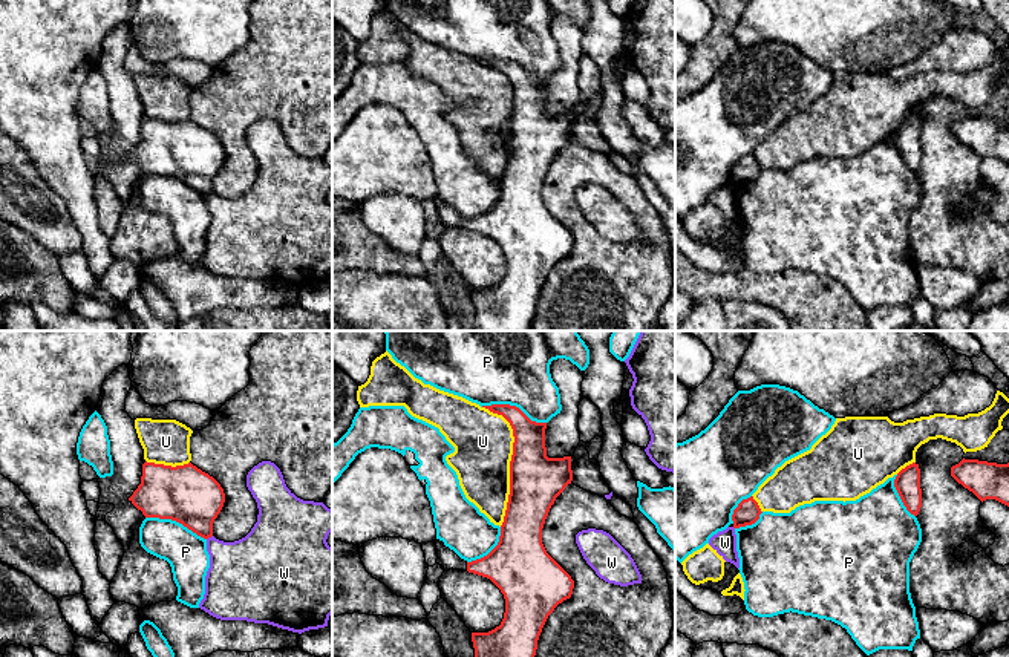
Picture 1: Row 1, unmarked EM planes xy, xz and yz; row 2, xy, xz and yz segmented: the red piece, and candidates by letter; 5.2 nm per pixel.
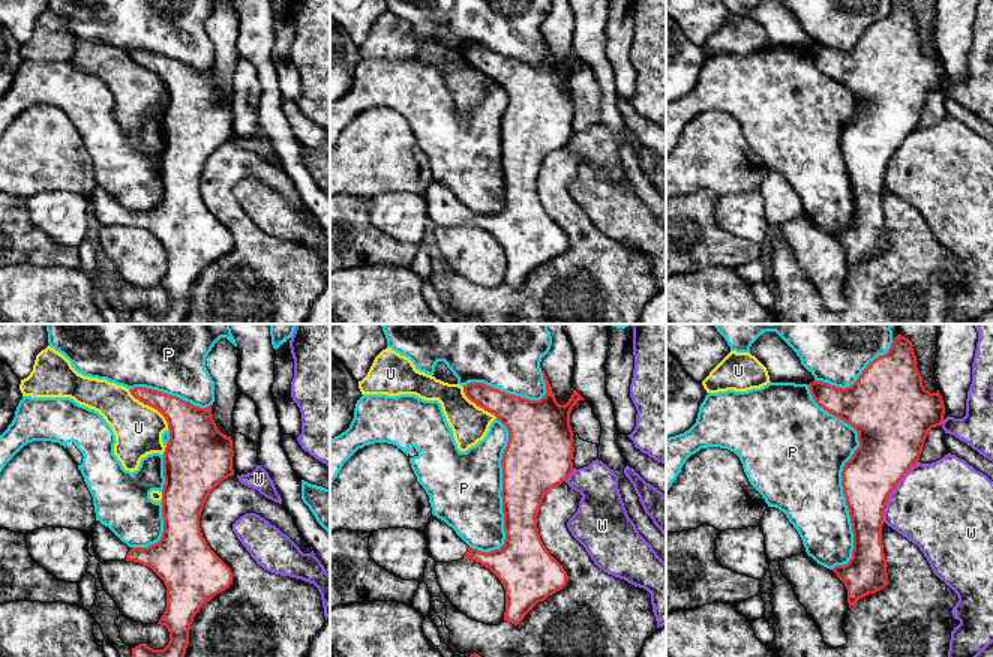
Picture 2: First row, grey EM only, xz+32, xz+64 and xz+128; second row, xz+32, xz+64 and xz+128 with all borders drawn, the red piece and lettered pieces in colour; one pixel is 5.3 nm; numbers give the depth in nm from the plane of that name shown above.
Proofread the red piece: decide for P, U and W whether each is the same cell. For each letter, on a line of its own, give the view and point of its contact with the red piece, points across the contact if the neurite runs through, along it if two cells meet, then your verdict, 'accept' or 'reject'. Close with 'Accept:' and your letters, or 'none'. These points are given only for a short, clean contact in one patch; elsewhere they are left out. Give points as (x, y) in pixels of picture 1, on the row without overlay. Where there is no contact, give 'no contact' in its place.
P: xz (513, 63) | reject
U: xz (510, 118) | reject
W: xy (208, 193) | reject
Accept: none

